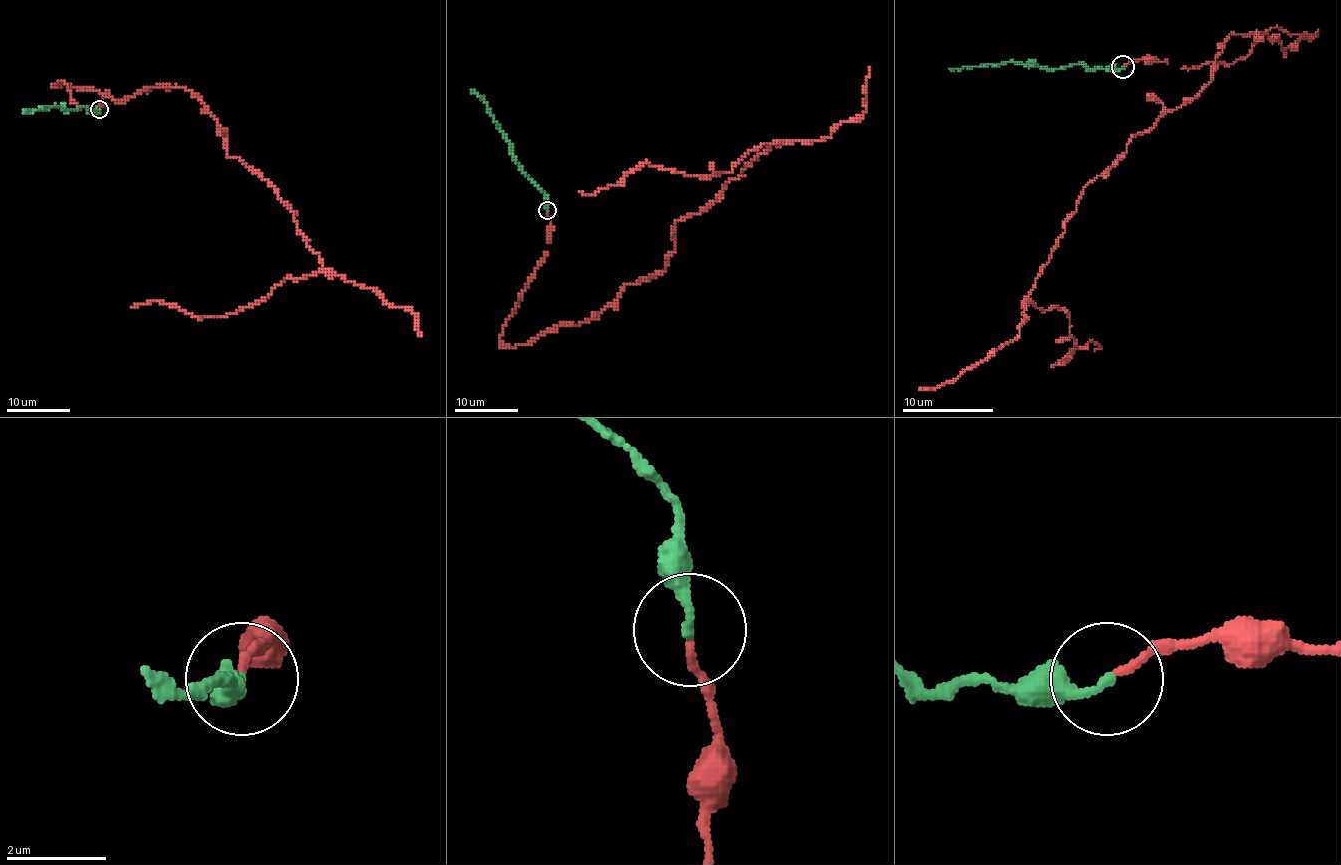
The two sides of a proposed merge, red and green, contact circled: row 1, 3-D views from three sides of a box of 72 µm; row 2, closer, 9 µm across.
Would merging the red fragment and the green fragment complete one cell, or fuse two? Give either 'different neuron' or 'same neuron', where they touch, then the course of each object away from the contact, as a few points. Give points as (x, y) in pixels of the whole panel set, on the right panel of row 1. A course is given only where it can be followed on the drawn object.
same neuron; at (1122, 67); red runs (1124, 66), (1318, 32), (1284, 57), (1231, 34), (1083, 189), (1026, 299), (1069, 317), (1054, 365), (1095, 351); green runs (1122, 66), (1101, 68), (1083, 64), (1054, 68), (1024, 66), (1015, 62), (951, 68)

